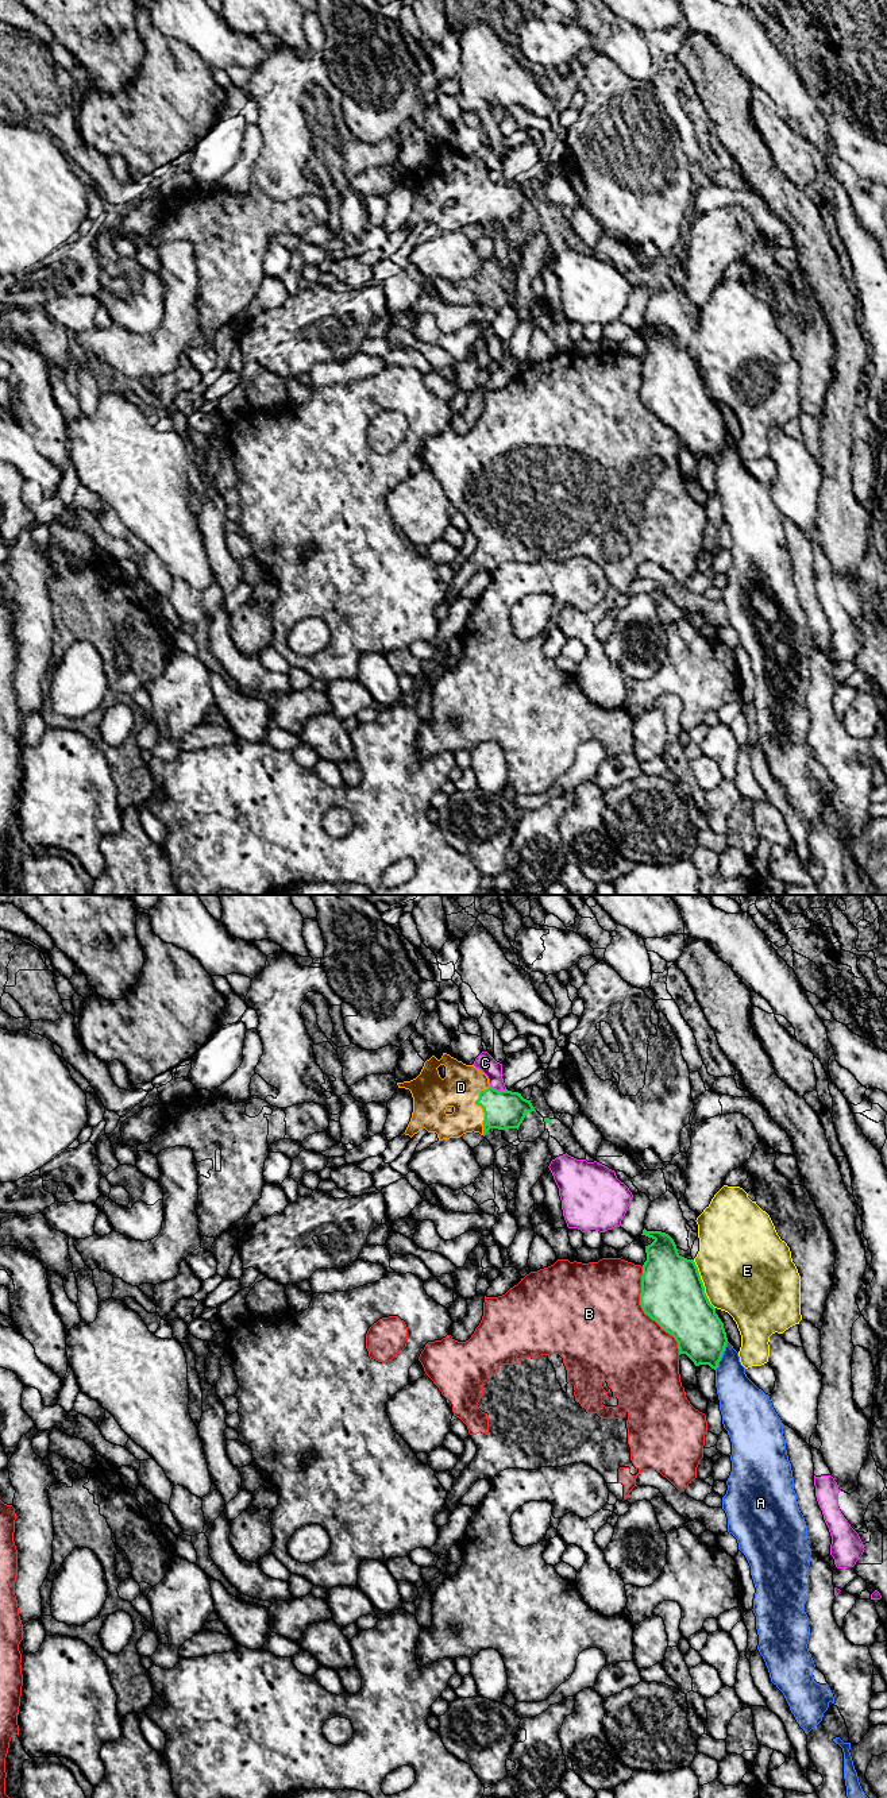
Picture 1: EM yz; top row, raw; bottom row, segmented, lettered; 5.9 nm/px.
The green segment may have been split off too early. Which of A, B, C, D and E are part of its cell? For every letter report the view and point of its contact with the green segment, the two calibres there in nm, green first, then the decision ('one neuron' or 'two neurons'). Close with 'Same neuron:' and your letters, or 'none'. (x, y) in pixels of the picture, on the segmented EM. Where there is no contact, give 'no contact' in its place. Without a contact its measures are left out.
A: meets green in yz at (721, 1355); 300 nm thick on the green side, 220 nm on the other; two neurons
B: meets green in yz at (644, 1312); 380 nm thick on the green side, 500 nm on the other; two neurons
C: meets green in yz at (498, 1091); 240 nm thick on the green side, 110 nm on the other; two neurons
D: meets green in yz at (482, 1107); 240 nm thick on the green side, 240 nm on the other; one neuron
E: meets green in yz at (702, 1284); 380 nm thick on the green side, 500 nm on the other; two neurons
Same neuron: D

